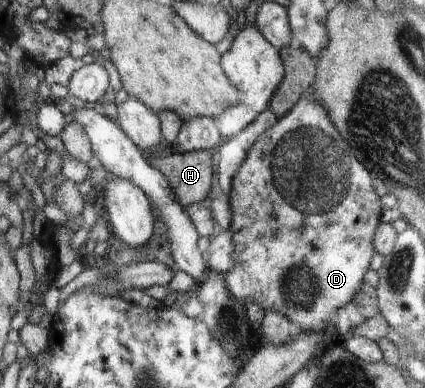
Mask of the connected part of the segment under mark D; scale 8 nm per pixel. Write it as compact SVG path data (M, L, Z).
M309 90L307 96L303 97L285 116L282 116L271 128L262 131L249 148L246 159L243 161L238 175L235 176L232 191L228 196L232 212L232 237L235 250L238 252L238 264L233 270L224 274L229 292L243 303L253 301L263 310L280 312L287 317L296 330L300 331L323 331L328 322L333 321L335 312L344 304L351 302L355 293L363 284L363 279L371 257L375 253L373 239L375 229L379 226L381 212L381 201L379 195L373 188L369 172L363 168L363 164L353 156L349 144L341 138L341 134L335 130L335 125L321 103L318 103Z

